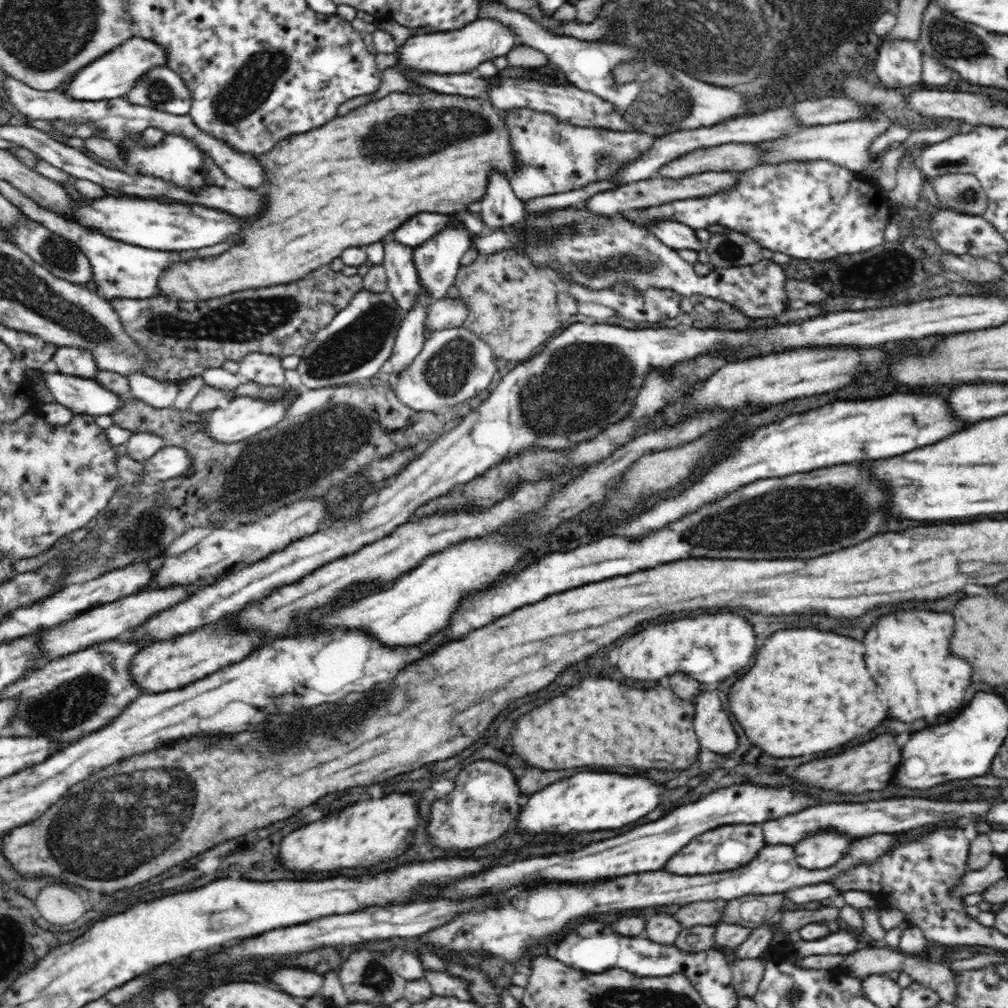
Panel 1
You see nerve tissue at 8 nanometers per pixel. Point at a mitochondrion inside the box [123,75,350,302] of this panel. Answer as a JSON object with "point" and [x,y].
{"point":[161,92]}

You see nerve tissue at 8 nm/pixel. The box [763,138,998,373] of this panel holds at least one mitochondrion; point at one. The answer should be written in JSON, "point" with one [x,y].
{"point":[966,195]}

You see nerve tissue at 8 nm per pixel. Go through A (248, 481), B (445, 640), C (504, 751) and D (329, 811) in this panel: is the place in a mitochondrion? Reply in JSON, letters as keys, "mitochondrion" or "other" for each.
{"A":"mitochondrion","B":"other","C":"other","D":"other"}

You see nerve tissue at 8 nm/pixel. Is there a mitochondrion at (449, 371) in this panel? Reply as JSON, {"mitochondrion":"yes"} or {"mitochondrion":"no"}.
{"mitochondrion":"yes"}

